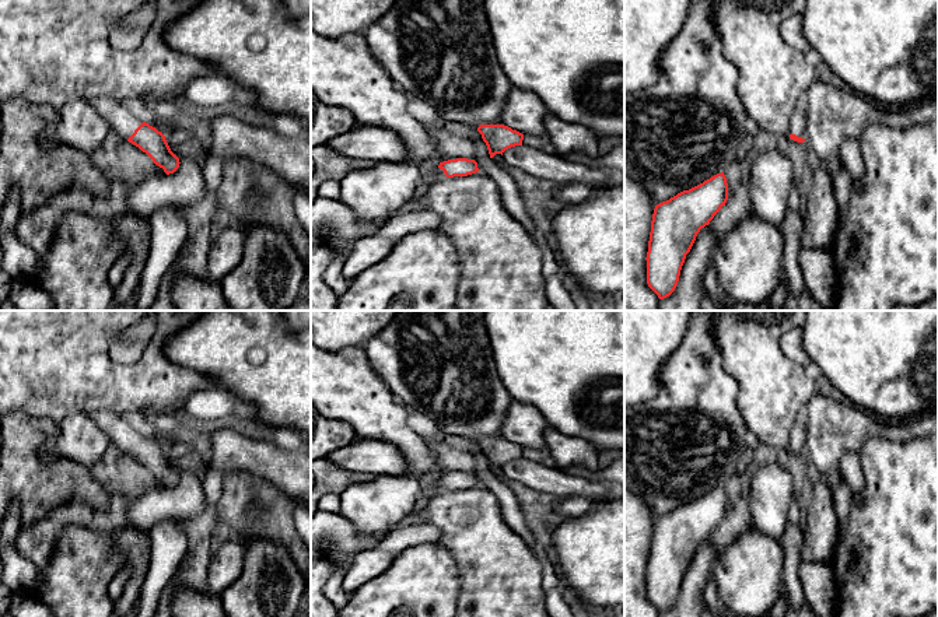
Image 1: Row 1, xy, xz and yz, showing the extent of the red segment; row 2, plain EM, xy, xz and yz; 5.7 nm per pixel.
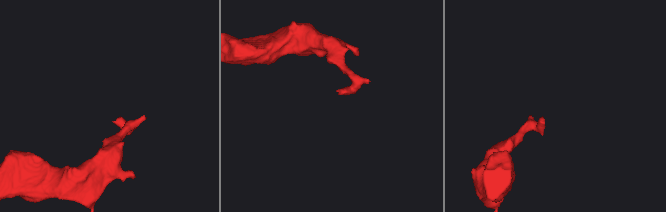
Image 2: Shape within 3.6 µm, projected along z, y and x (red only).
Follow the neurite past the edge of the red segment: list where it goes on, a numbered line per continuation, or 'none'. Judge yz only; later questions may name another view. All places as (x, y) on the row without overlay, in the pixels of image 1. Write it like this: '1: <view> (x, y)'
1: yz (798, 435)

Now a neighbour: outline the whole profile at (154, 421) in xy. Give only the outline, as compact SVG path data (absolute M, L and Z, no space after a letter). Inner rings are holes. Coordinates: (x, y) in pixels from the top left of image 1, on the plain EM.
M141 411L139 413L144 421L147 423L147 430L146 430L146 437L148 437L150 439L155 441L158 445L162 446L161 444L161 430L160 427L162 424L165 424L167 418L158 416L158 414L154 414L151 411Z

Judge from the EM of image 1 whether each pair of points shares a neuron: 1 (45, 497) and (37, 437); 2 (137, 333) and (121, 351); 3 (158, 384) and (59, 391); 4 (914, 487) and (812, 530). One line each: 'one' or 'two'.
1: one
2: one
3: one
4: two

